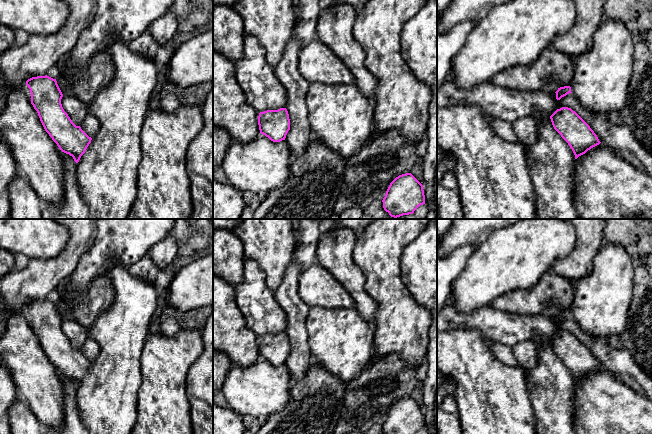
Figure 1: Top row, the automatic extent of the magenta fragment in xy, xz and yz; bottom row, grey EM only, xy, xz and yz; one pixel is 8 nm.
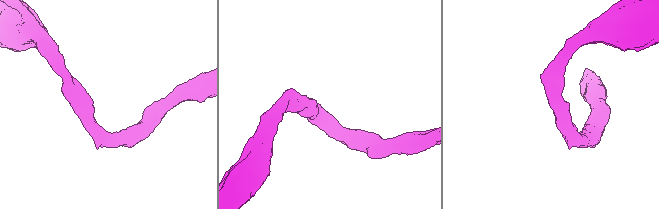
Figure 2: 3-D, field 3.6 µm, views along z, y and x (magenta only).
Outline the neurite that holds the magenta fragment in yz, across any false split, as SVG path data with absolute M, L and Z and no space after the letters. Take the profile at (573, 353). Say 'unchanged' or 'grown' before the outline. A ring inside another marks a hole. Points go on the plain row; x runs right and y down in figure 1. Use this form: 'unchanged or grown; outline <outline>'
unchanged; outline M571 332L557 333L550 343L554 353L572 373L575 383L601 367L590 350Z

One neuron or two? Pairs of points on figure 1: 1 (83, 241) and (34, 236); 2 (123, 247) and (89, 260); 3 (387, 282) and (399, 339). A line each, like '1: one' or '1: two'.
1: two
2: one
3: one

